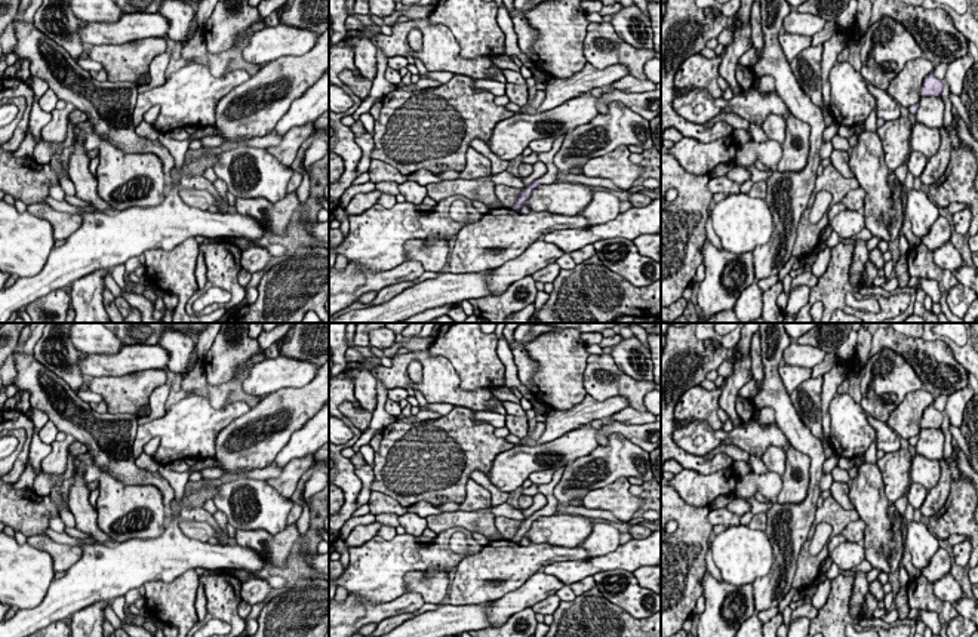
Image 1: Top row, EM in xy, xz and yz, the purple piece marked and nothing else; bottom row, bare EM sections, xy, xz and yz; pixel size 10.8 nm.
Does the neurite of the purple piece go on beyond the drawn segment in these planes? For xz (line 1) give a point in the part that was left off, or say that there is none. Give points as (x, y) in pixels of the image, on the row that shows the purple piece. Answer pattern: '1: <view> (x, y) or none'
1: xz (550, 177)

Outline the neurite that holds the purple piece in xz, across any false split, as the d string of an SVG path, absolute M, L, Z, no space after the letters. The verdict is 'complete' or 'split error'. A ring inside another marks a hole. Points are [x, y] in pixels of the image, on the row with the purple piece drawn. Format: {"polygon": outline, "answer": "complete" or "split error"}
{"polygon": "M565 136L554 138L554 142L550 151L536 154L538 160L547 166L547 173L541 176L539 179L535 179L529 187L523 188L516 203L511 206L513 210L519 212L520 207L526 203L526 200L530 197L532 190L536 188L538 185L556 182L559 169L556 167L553 159L554 159L554 154L560 150L563 139Z", "answer": "split error"}

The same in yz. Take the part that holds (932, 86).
{"polygon": "M929 74L925 77L922 89L920 89L920 96L937 96L941 98L942 93L942 80L935 77L934 74Z", "answer": "complete"}

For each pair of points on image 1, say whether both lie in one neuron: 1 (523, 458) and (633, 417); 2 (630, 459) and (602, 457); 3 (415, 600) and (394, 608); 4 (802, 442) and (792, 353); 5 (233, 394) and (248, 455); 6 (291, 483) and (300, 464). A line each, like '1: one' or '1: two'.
1: two
2: one
3: one
4: two
5: two
6: one

